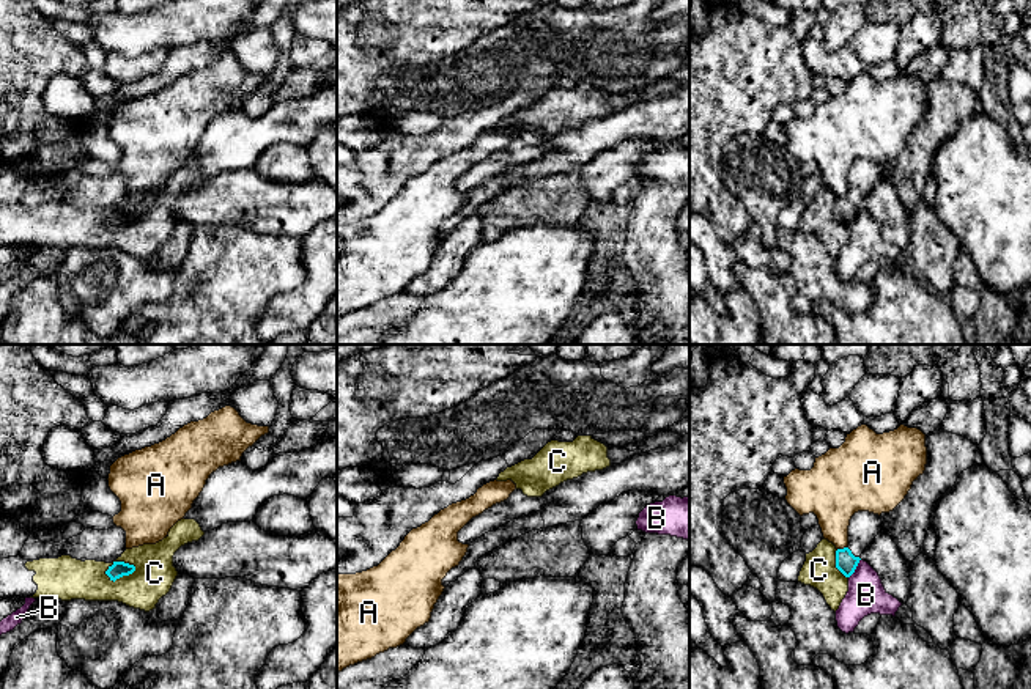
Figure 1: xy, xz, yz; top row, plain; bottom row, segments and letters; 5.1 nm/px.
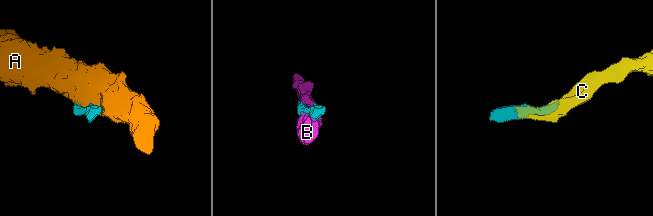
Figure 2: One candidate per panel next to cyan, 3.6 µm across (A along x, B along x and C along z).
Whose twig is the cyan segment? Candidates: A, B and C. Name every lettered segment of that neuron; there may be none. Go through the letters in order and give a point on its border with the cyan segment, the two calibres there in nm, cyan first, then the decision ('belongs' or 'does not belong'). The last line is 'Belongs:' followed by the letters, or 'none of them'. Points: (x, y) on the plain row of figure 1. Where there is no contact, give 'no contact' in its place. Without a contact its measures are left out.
A: yz (841, 197) | 110/220 nm | does not belong
B: yz (855, 216) | 110/200 nm | does not belong
C: xy (120, 210) | 80/200 nm | does not belong
Belongs: none of them

